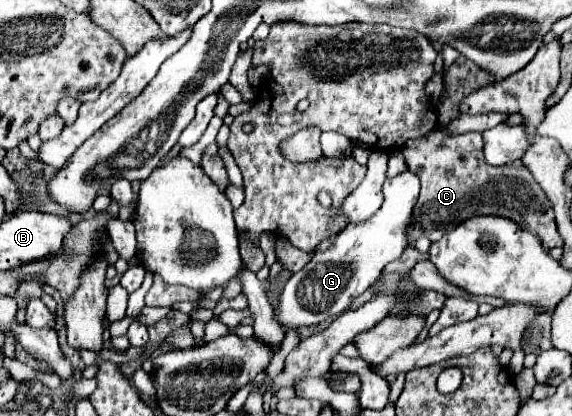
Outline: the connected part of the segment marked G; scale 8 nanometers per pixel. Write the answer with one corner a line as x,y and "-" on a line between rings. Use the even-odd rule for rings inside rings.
407,169
400,176
386,180
382,192
384,204
376,216
364,224
344,228
326,252
314,254
312,260
286,282
284,292
274,306
274,318
282,328
316,326
328,318
336,318
340,312
348,310
350,302
374,284
382,268
396,260
408,246
406,226
420,194
420,180

